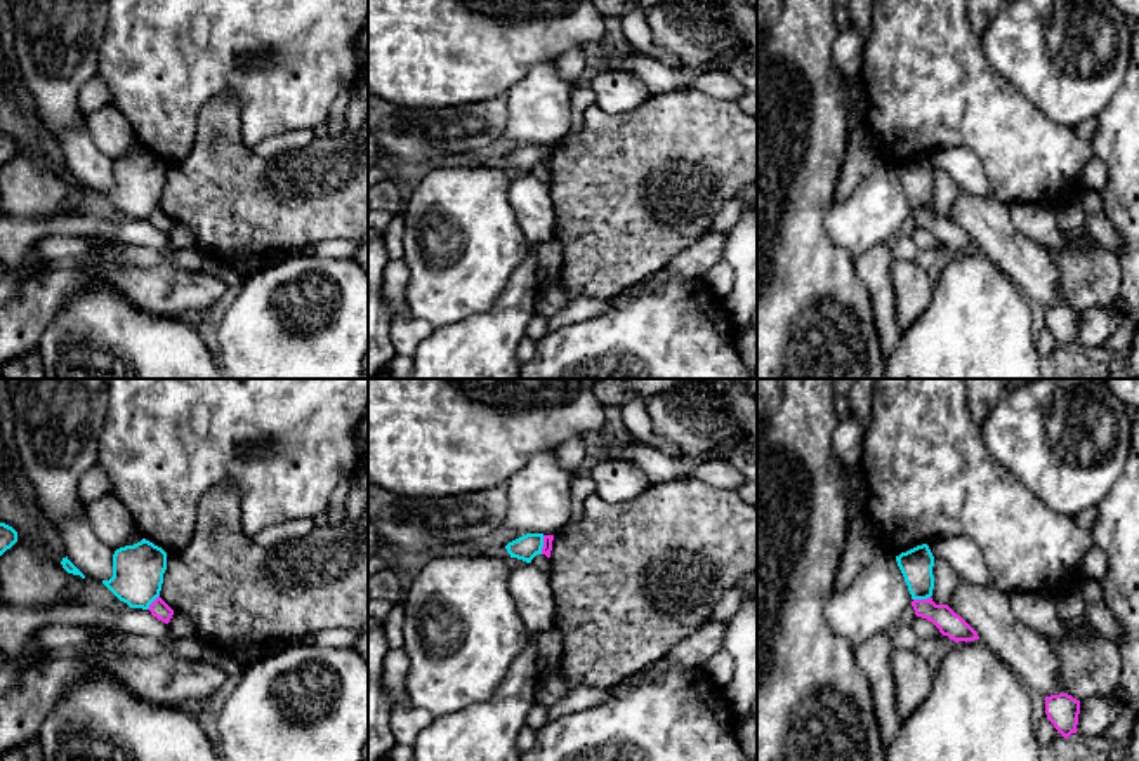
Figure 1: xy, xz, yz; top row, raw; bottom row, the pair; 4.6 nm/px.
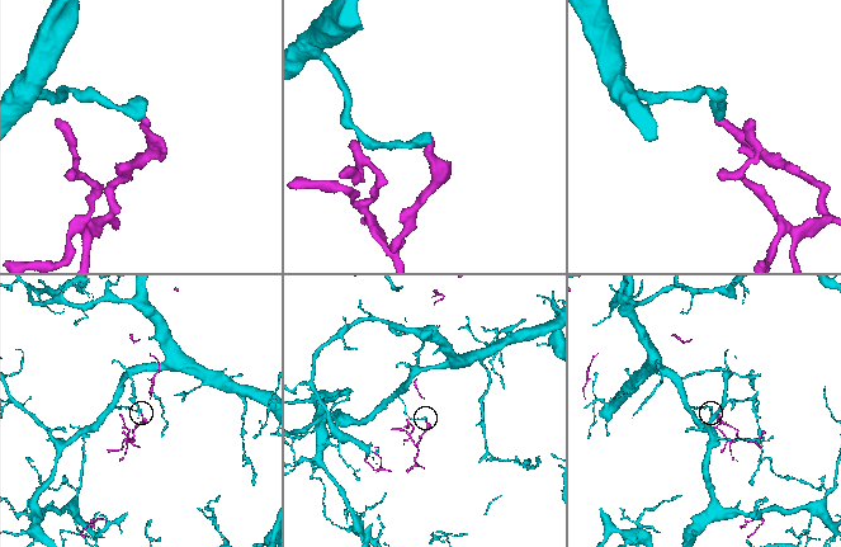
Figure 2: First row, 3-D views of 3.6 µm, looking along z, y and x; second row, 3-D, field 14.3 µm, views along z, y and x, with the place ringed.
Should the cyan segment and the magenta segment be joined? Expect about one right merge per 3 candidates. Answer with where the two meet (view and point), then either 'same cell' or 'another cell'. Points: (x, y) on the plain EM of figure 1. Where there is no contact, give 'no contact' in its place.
meets cyan in xz at (542, 155); another cell

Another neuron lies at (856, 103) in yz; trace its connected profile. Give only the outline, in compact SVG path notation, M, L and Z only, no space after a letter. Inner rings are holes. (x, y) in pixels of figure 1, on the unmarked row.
M859 80L847 82L847 92L847 125L853 132L865 120L868 101Z

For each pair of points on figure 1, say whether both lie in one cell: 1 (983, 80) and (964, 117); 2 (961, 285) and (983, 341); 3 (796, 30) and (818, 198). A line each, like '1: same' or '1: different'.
1: same
2: same
3: same

